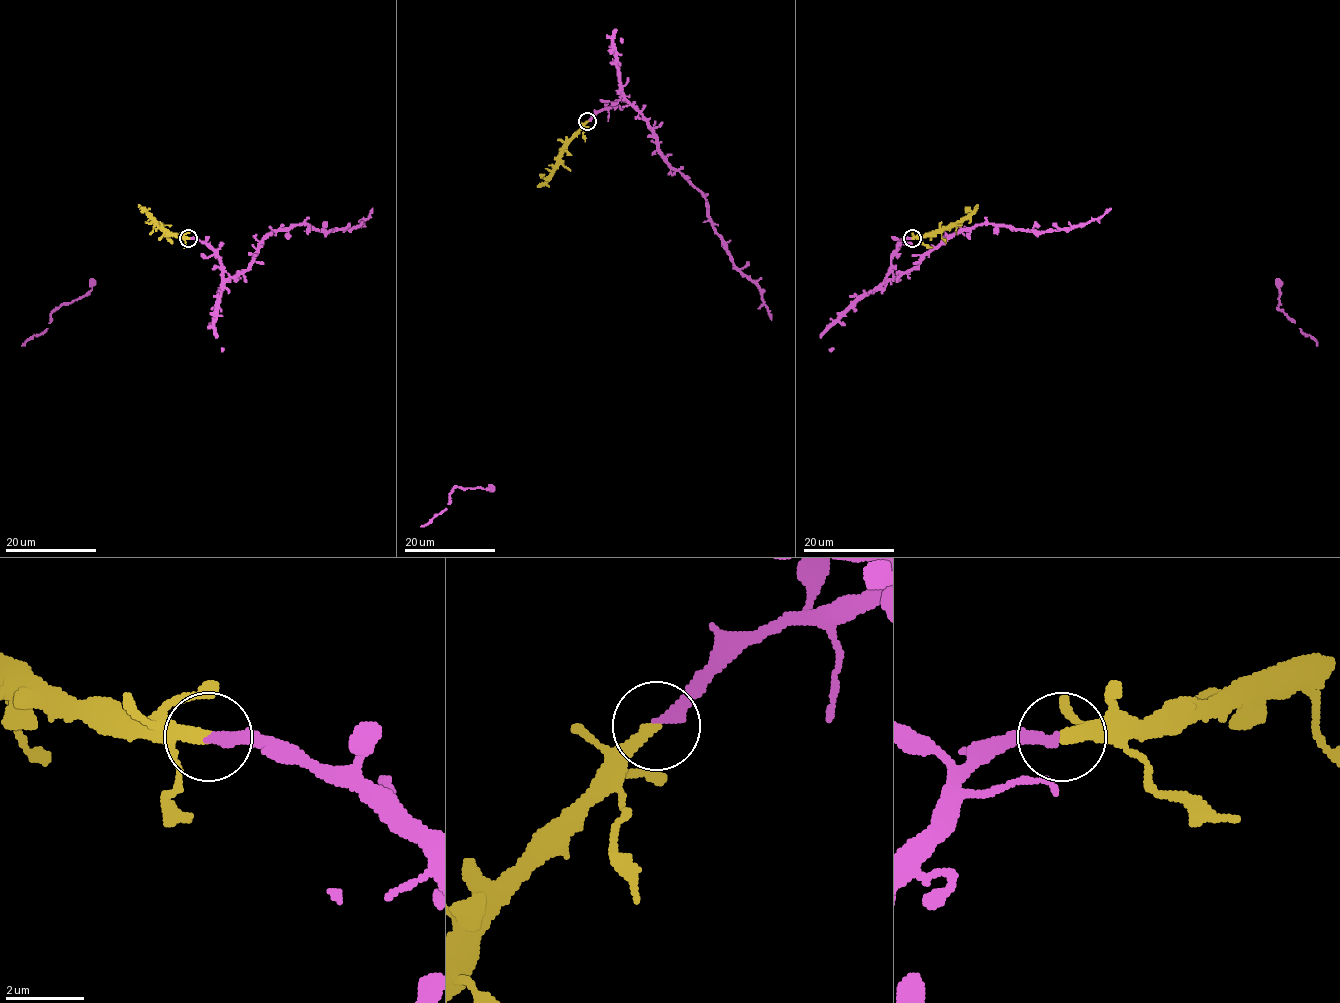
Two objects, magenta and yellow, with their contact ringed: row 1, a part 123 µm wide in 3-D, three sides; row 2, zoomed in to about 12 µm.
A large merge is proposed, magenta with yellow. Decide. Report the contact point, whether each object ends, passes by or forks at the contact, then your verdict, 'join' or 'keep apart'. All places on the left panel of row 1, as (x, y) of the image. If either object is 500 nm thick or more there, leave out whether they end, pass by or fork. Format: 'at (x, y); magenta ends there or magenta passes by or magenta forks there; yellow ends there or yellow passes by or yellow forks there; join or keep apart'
at (188, 238); magenta ends there; yellow ends there; join

